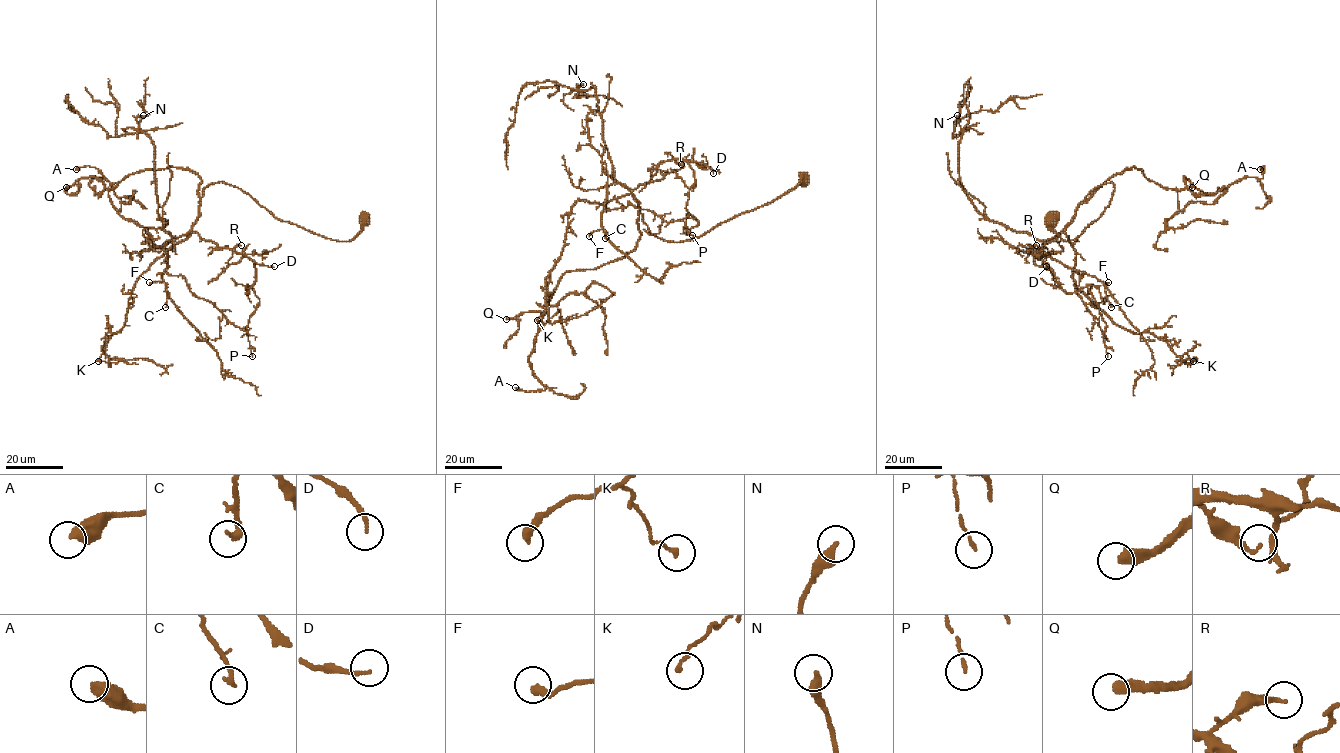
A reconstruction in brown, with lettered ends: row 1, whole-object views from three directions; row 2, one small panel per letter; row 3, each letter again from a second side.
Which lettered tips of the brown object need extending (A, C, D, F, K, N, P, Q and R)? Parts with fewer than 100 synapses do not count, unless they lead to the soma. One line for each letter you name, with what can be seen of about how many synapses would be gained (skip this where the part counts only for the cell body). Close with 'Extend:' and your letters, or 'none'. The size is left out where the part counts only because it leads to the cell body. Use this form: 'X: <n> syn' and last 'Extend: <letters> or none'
Q: 130 syn
Extend: Q

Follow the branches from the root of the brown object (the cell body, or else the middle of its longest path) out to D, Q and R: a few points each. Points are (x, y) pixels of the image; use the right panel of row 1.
D: (1051, 219), (1064, 241), (1074, 239), (1108, 207), (1114, 185), (1096, 187), (1056, 239), (1032, 249), (1046, 266)
Q: (1051, 219), (1074, 239), (1114, 185), (1082, 202), (1132, 167), (1192, 187)
R: (1051, 219), (1064, 241), (1074, 239), (1108, 207), (1114, 185), (1096, 187), (1056, 239), (1032, 249), (1036, 245)

